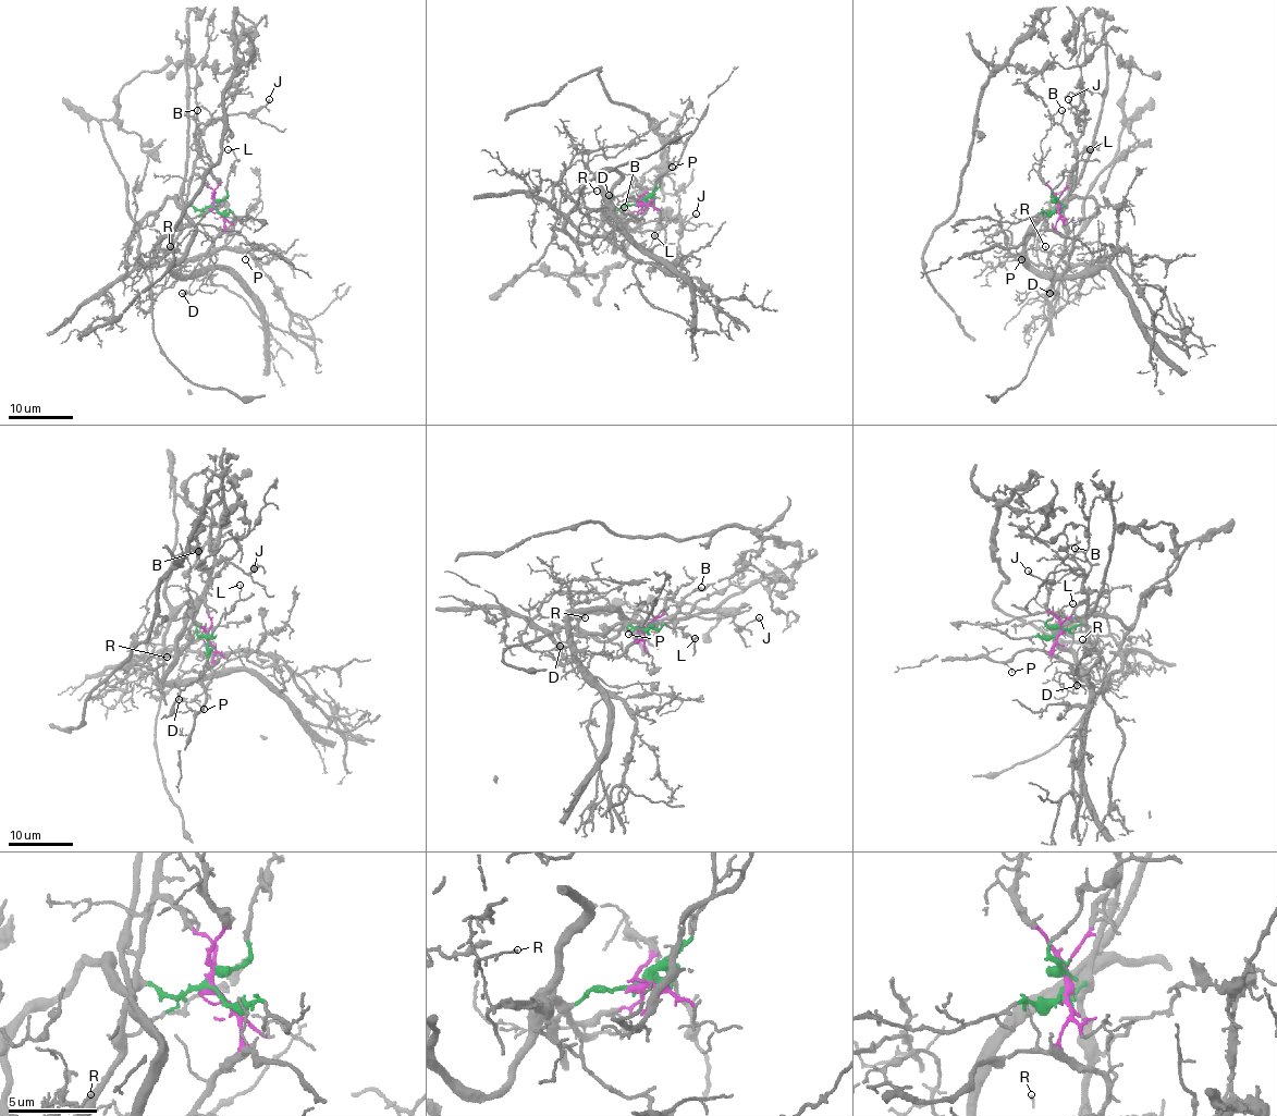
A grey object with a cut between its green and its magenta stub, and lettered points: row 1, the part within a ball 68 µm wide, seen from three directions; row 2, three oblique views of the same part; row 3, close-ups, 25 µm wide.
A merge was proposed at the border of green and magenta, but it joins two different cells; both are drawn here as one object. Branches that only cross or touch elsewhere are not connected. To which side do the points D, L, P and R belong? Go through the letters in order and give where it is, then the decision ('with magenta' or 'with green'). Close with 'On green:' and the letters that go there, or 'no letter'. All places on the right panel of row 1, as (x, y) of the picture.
D: (1050, 293) | with magenta
L: (1090, 149) | with green
P: (1021, 259) | with magenta
R: (1045, 246) | with green
On green: L, R

